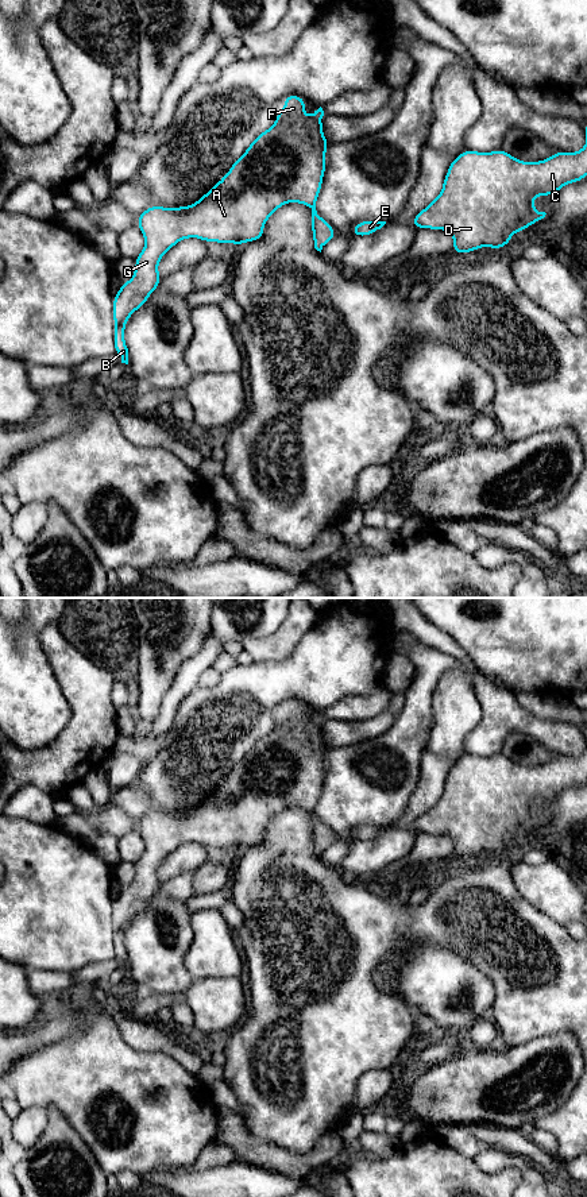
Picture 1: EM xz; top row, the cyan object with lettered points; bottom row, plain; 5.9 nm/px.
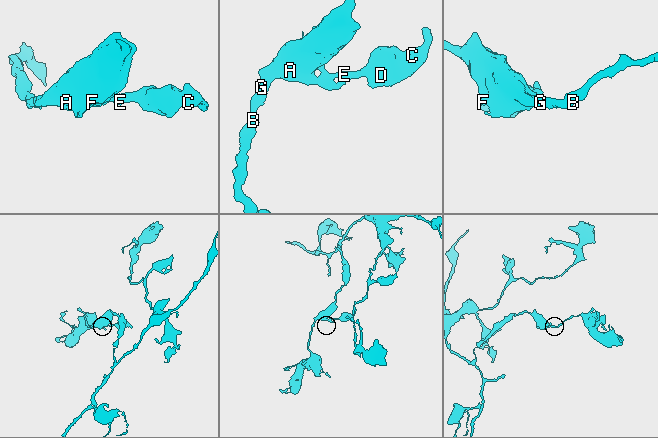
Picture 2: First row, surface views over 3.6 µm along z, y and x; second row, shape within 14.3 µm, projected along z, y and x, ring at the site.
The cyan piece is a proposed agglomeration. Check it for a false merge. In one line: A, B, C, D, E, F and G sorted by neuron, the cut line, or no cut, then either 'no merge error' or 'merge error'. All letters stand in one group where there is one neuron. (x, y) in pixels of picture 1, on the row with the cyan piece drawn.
groups A B C D E F G; cut none; no merge error

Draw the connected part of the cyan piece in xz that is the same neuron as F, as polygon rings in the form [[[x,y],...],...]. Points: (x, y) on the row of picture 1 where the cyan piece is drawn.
[[[285,96],[283,103],[286,108],[277,113],[274,126],[260,132],[246,152],[232,163],[221,181],[197,202],[177,208],[151,205],[138,216],[138,227],[146,246],[135,259],[134,277],[123,283],[113,296],[113,344],[121,363],[128,364],[125,324],[159,286],[162,281],[158,273],[161,258],[182,239],[198,238],[205,243],[233,243],[239,247],[243,243],[262,239],[267,219],[286,202],[300,202],[312,209],[312,233],[317,251],[321,252],[323,247],[336,238],[333,227],[316,211],[327,166],[325,151],[329,147],[321,124],[324,111],[320,107],[309,117],[304,117],[306,103],[301,96]]]

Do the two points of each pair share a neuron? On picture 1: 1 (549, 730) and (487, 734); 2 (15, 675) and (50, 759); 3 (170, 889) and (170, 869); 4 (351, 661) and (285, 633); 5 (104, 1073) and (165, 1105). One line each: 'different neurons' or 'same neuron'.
1: same neuron
2: different neurons
3: different neurons
4: different neurons
5: same neuron

